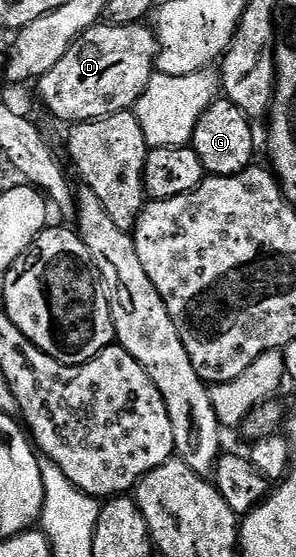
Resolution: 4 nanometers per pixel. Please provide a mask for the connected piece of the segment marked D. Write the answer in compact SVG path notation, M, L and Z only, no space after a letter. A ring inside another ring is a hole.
M98 23L93 25L80 39L69 46L67 55L47 71L35 85L45 109L53 117L61 121L76 123L78 121L94 121L112 113L123 113L132 110L140 97L145 94L150 79L155 76L153 64L157 61L157 37L148 29L148 24L115 27Z

